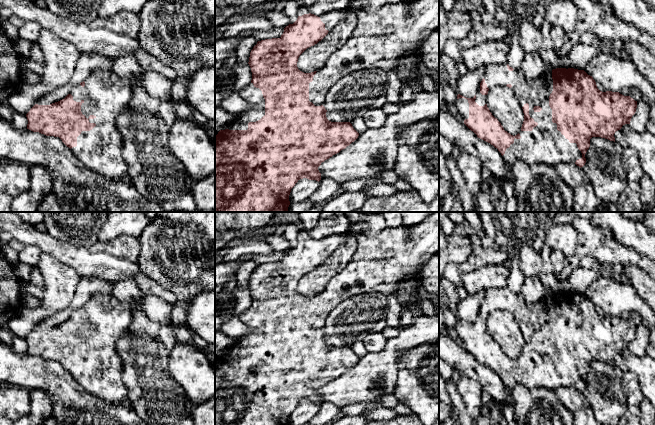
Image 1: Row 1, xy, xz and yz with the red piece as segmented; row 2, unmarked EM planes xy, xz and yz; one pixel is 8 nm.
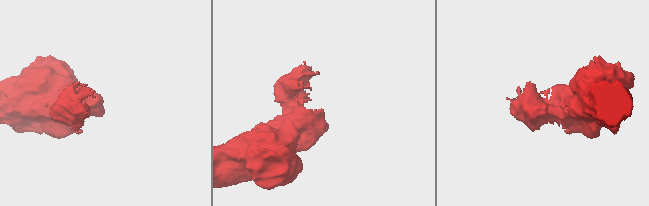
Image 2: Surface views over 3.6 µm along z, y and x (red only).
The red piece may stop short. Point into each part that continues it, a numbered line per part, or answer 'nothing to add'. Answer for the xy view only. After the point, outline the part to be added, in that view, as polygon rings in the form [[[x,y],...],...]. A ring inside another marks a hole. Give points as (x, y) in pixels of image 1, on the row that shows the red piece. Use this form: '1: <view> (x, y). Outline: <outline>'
1: xy (106, 95). Outline: [[[97,69],[84,80],[85,86],[74,85],[70,94],[81,105],[82,114],[96,126],[90,131],[82,131],[77,137],[73,153],[92,171],[108,179],[120,179],[128,173],[128,166],[122,156],[122,137],[116,128],[116,118],[129,105],[133,95],[133,80],[121,78],[112,69]]]

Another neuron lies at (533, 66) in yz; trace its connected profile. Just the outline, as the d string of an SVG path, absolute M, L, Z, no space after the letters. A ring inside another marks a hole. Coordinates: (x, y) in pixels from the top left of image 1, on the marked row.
M539 51L525 53L521 70L526 78L534 79L548 72L548 62L541 58Z

